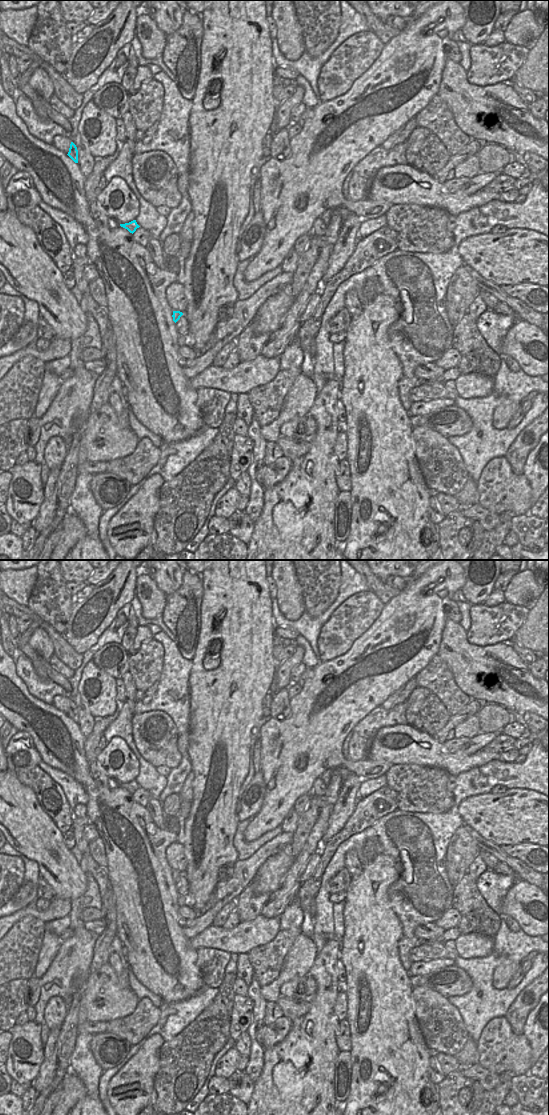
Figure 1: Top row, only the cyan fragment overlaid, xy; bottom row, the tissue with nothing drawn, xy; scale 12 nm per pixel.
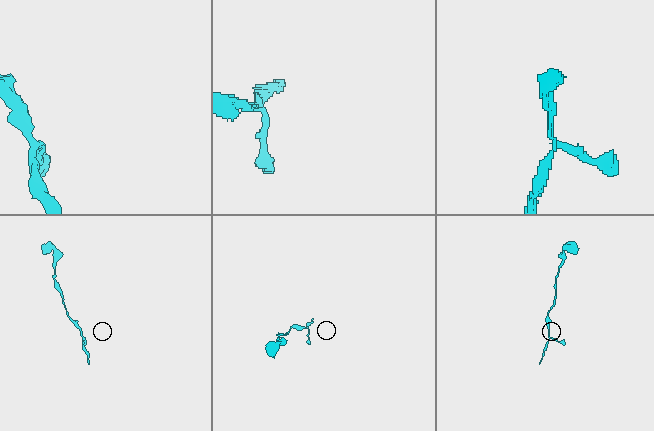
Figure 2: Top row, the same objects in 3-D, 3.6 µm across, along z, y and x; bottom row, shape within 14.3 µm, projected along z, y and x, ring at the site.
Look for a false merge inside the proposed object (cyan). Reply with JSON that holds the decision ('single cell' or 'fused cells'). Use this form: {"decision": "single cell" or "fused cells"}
{"decision": "fused cells"}

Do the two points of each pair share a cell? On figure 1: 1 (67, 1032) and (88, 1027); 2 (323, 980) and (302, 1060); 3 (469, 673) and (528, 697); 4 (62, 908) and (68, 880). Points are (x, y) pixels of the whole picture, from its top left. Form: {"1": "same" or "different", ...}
{"1": "different", "2": "same", "3": "same", "4": "different"}

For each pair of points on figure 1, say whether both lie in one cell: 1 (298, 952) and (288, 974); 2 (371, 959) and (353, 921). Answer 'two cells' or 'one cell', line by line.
1: one cell
2: one cell

